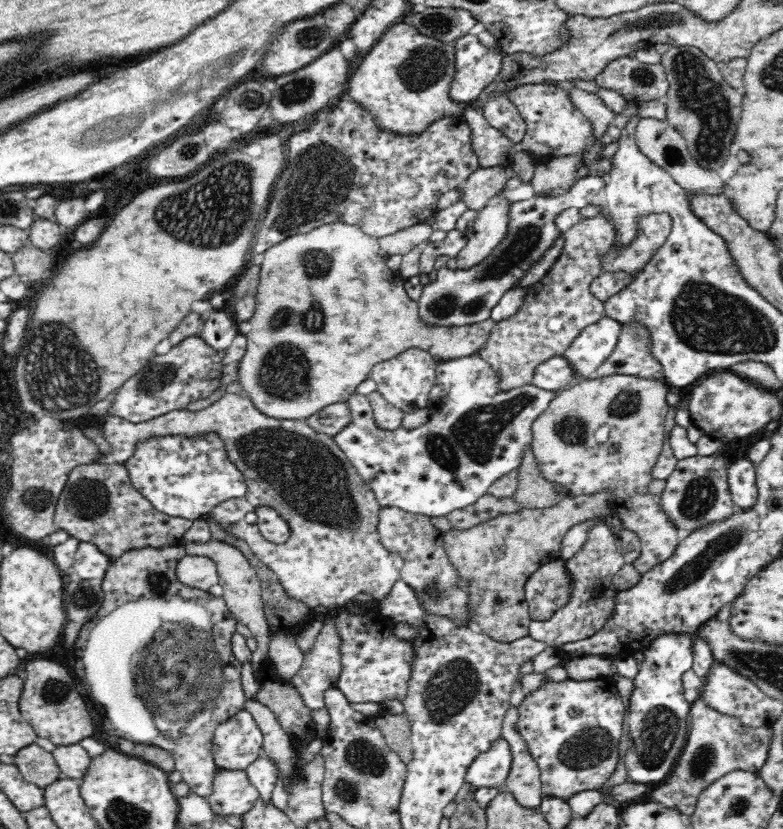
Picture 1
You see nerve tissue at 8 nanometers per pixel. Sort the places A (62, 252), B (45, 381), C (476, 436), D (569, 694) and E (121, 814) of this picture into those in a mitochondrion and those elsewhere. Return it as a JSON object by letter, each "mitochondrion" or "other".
{"A":"other","B":"mitochondrion","C":"mitochondrion","D":"other","E":"mitochondrion"}

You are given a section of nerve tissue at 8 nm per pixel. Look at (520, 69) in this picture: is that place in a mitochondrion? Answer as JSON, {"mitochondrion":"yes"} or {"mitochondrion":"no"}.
{"mitochondrion":"no"}

